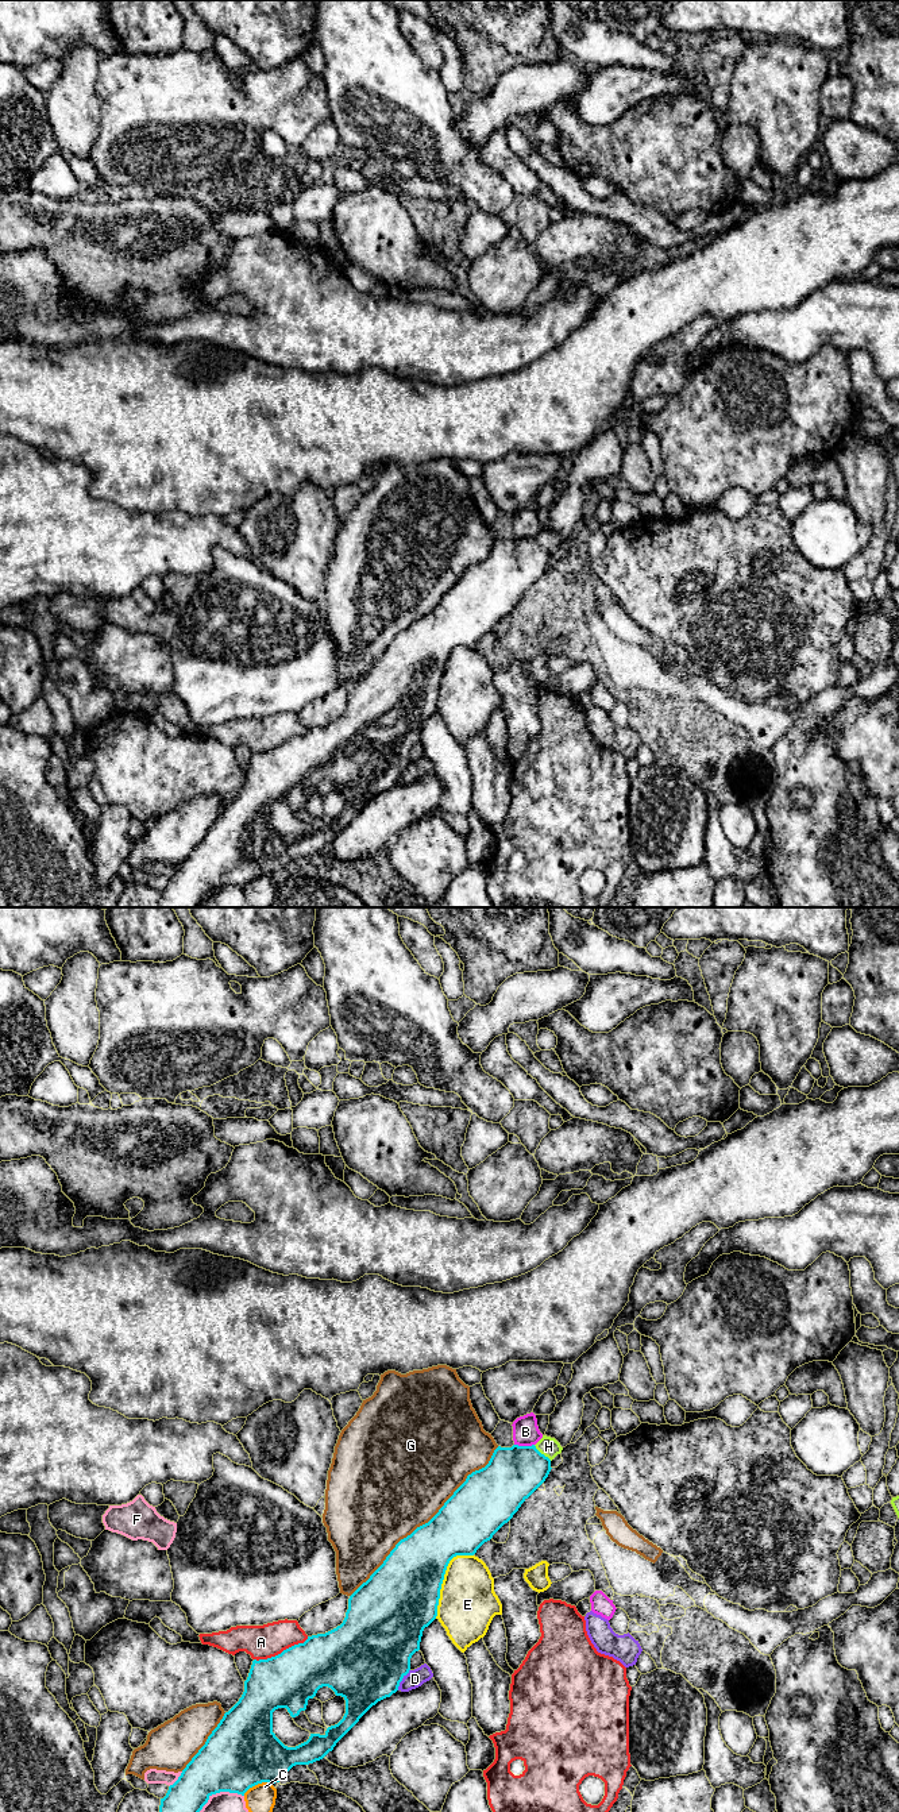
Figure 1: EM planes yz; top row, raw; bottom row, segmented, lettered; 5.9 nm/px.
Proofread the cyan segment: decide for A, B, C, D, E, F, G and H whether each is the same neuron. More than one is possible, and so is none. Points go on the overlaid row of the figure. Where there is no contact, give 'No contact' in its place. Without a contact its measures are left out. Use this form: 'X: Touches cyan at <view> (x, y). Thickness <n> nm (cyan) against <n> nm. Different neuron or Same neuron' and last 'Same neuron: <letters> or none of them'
A: Touches cyan at yz (282, 1651). Thickness 320 nm (cyan) against 200 nm. Different neuron
B: Touches cyan at yz (524, 1446). Thickness 320 nm (cyan) against 160 nm. Different neuron
C: Touches cyan at yz (257, 1784). Thickness 420 nm (cyan) against 160 nm. Different neuron
D: Touches cyan at yz (401, 1680). Thickness 500 nm (cyan) against 110 nm. Different neuron
E: Touches cyan at yz (443, 1579). Thickness 420 nm (cyan) against 340 nm. Different neuron
F: Touches cyan at yz (177, 1780). Thickness 300 nm (cyan) against 90 nm. Different neuron
G: Touches cyan at yz (428, 1522). Thickness 340 nm (cyan) against 480 nm. Different neuron
H: Touches cyan at yz (543, 1454). Thickness 320 nm (cyan) against 120 nm. Same neuron
Same neuron: H

